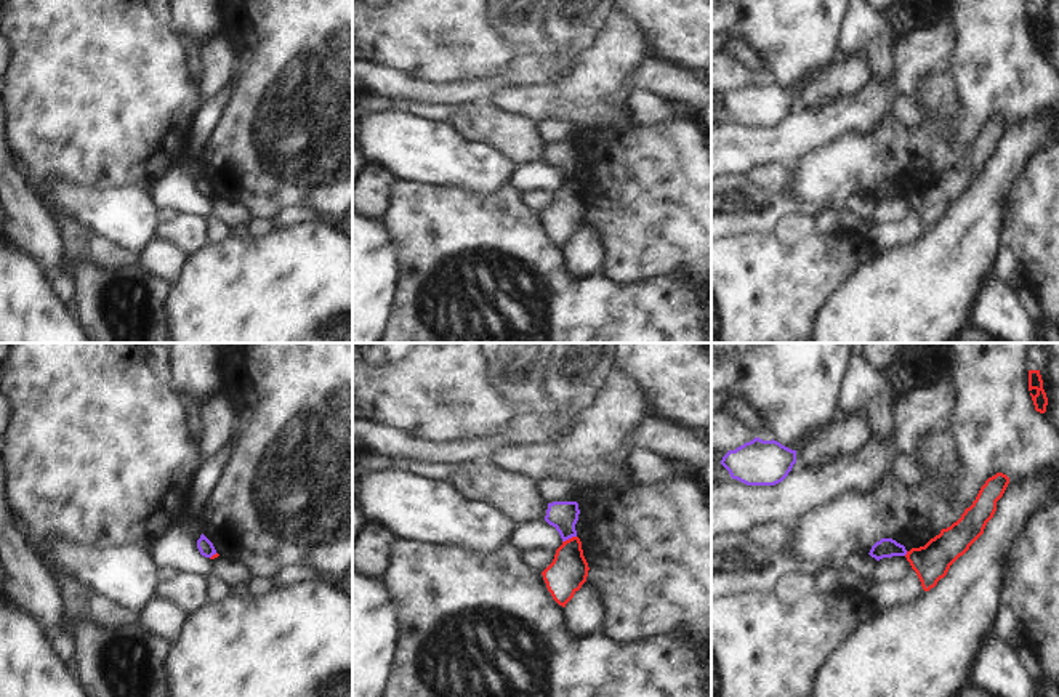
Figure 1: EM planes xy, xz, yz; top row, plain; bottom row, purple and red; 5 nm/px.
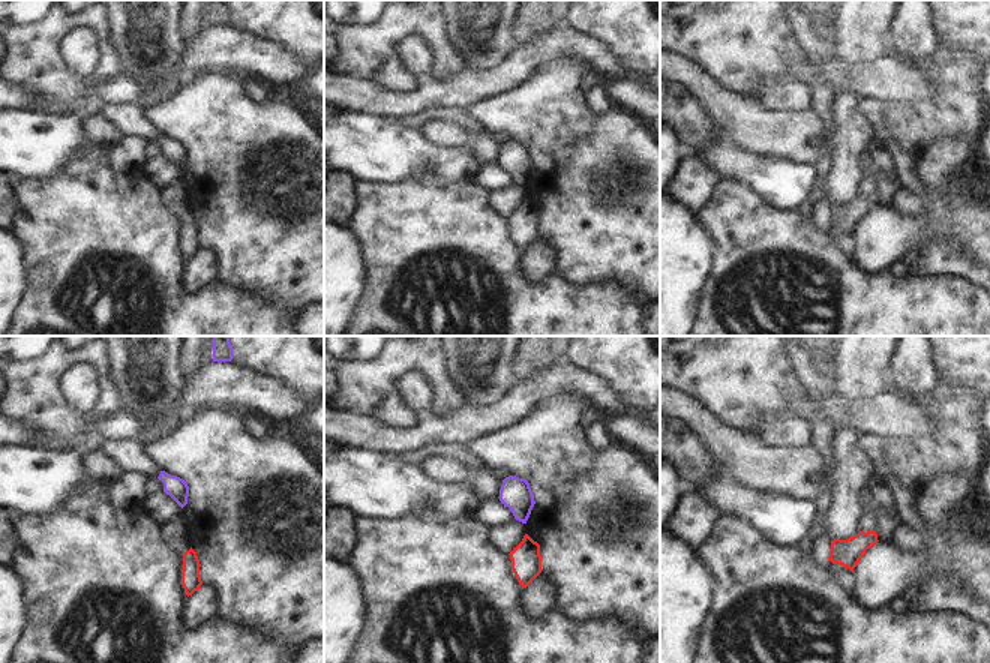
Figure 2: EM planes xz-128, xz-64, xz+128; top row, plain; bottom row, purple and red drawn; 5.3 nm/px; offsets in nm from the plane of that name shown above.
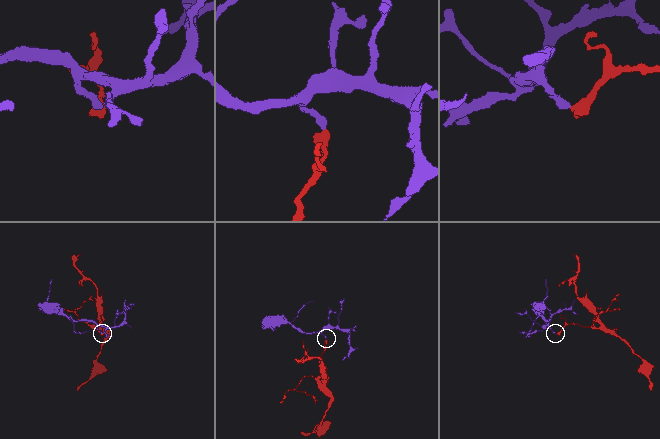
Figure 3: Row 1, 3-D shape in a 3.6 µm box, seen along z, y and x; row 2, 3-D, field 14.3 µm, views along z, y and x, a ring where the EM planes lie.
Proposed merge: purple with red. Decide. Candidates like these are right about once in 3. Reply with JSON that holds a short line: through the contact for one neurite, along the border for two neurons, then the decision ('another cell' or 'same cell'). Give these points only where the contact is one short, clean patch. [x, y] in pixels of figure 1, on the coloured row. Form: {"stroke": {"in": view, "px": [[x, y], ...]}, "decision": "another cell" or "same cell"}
{"stroke": {"in": "xz", "px": [[575, 535], [563, 542]]}, "decision": "another cell"}

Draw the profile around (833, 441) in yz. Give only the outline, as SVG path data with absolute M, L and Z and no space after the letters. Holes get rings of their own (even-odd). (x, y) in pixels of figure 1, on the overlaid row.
M854 410L840 421L830 421L811 433L796 447L796 463L817 471L846 457L857 455L875 437L867 410Z

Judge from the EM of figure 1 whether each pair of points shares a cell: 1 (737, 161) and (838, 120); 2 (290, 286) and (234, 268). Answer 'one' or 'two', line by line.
1: one
2: one

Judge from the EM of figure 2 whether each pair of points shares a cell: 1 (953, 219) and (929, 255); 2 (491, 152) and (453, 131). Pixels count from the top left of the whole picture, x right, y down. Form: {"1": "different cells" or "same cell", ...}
{"1": "different cells", "2": "same cell"}

